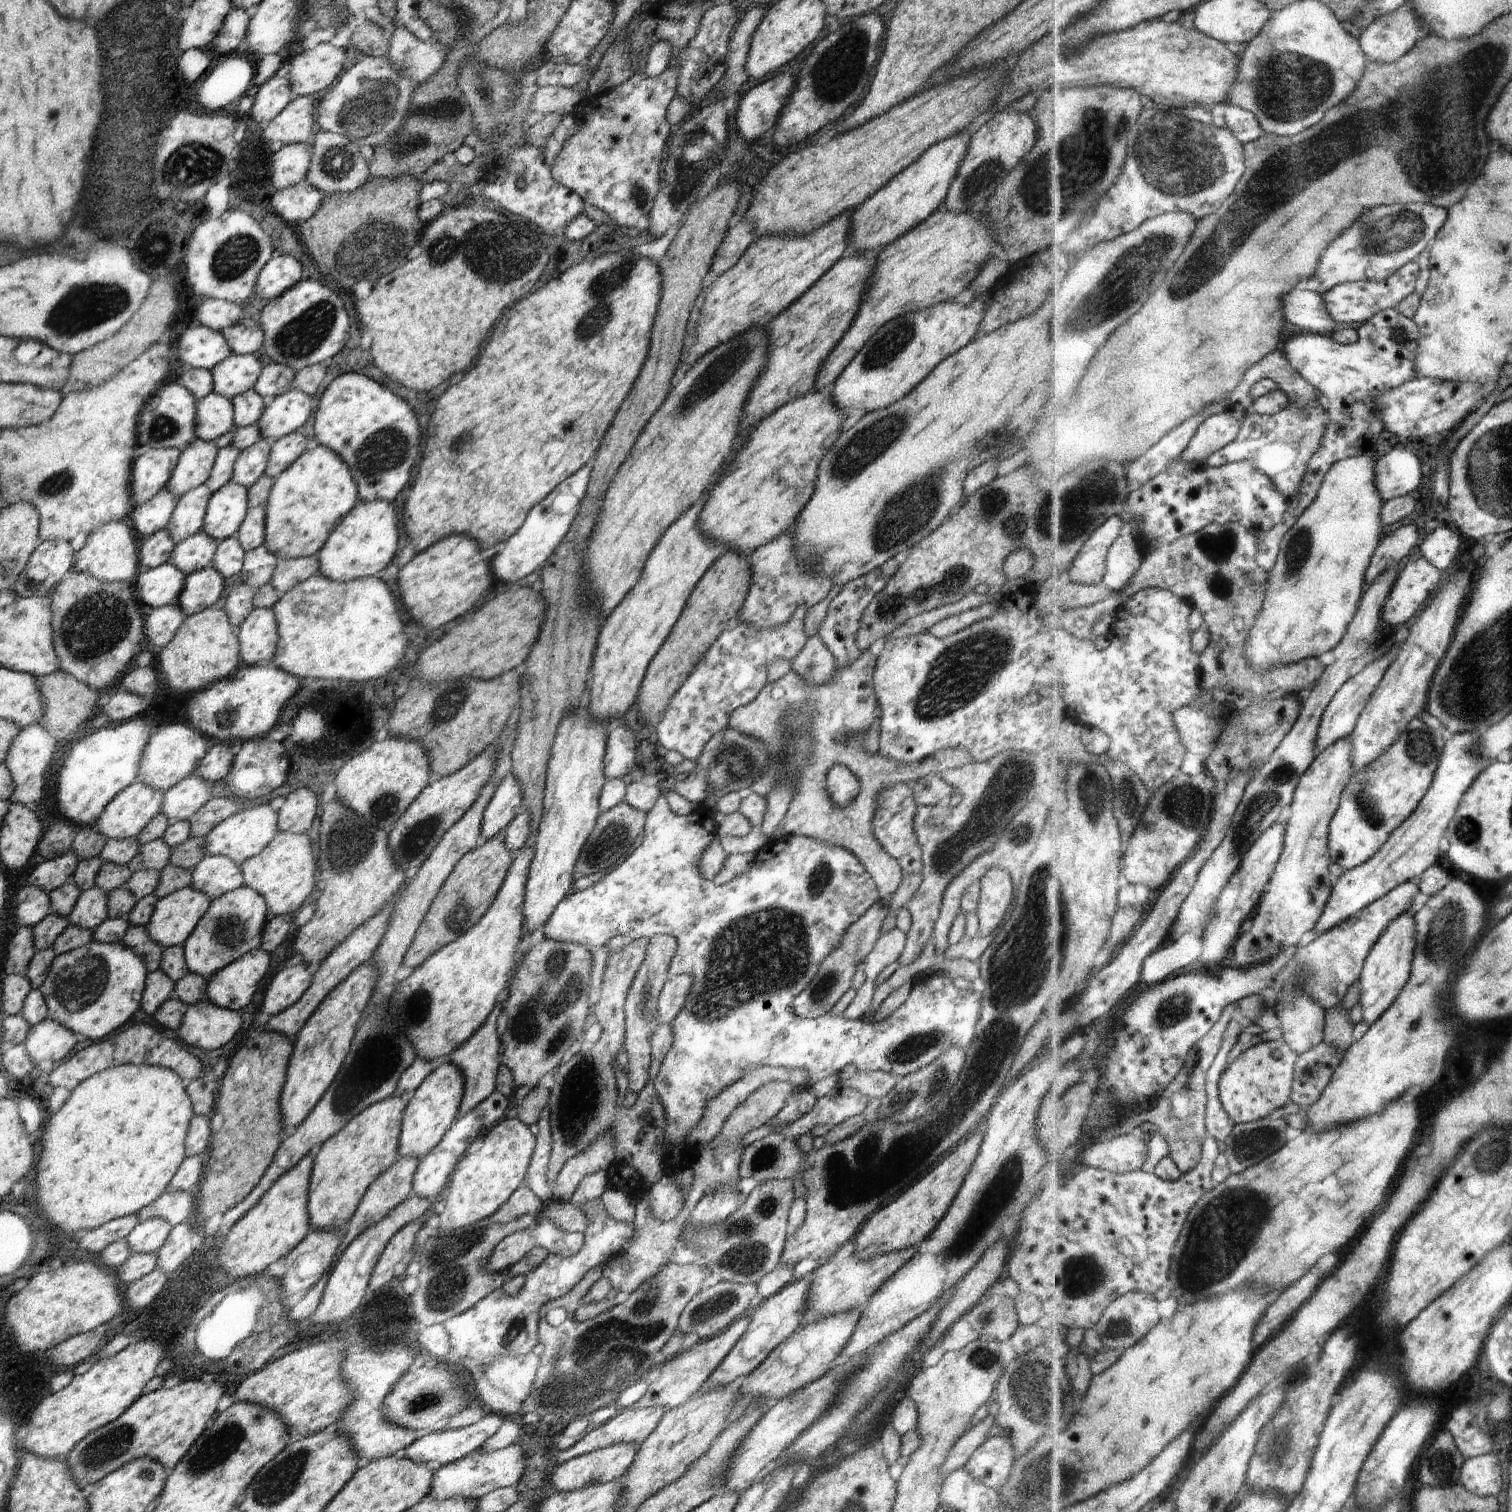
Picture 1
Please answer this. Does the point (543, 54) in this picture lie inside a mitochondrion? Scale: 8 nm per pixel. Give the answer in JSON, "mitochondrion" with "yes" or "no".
{"mitochondrion":"no"}

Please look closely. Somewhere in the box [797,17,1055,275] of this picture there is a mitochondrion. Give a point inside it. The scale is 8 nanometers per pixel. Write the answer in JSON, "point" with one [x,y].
{"point":[850,55]}

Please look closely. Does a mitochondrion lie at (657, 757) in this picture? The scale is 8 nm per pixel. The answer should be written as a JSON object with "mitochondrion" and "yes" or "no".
{"mitochondrion":"no"}

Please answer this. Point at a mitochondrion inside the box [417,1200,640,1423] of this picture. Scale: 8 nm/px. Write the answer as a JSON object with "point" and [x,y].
{"point":[585,1339]}

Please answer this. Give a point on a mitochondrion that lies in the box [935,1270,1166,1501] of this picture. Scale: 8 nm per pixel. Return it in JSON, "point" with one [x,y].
{"point":[1059,1473]}

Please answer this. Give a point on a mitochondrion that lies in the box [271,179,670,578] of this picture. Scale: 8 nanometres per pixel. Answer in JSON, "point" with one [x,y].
{"point":[495,255]}

